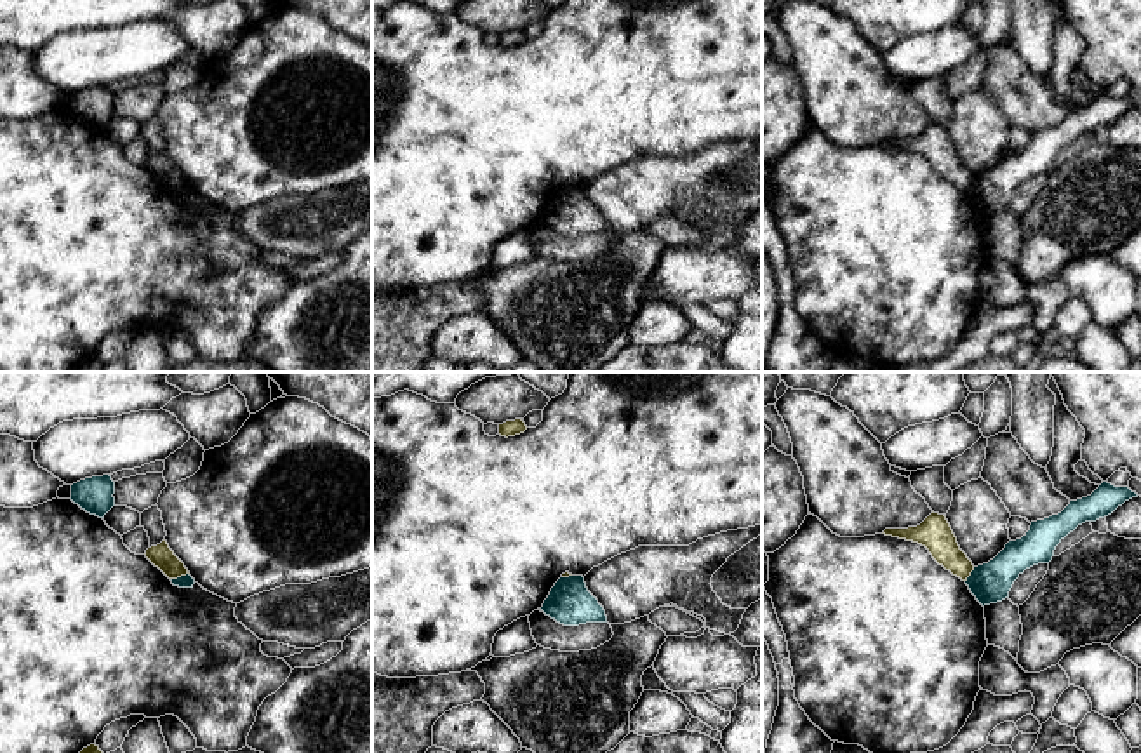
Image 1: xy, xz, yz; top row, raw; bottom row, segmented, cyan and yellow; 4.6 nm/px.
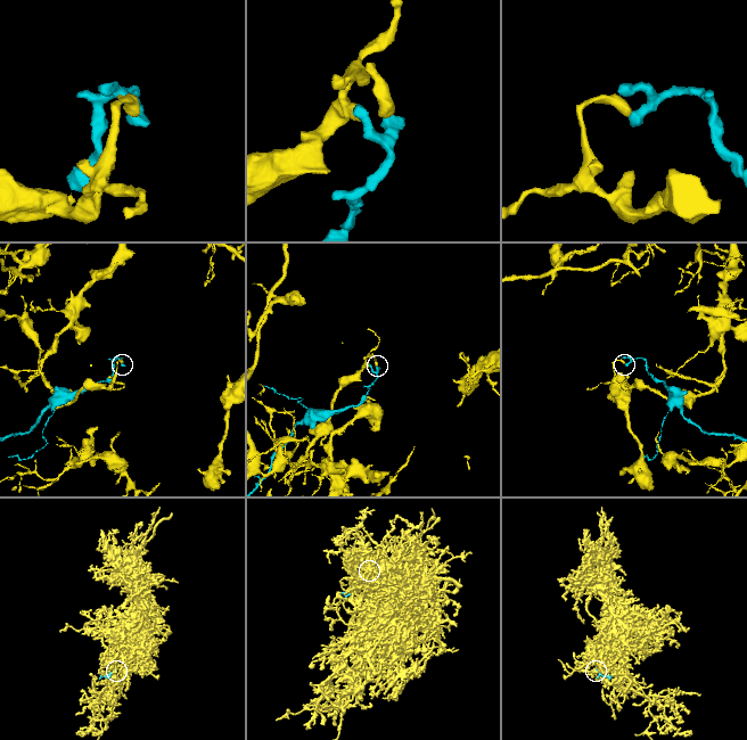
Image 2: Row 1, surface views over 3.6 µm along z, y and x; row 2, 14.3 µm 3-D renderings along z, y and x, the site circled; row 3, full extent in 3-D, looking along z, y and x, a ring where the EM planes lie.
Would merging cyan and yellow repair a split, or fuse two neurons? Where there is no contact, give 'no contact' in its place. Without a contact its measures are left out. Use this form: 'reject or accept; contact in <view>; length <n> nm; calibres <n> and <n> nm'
reject; contact in xy; length 90 nm; calibres 60 and 110 nm

